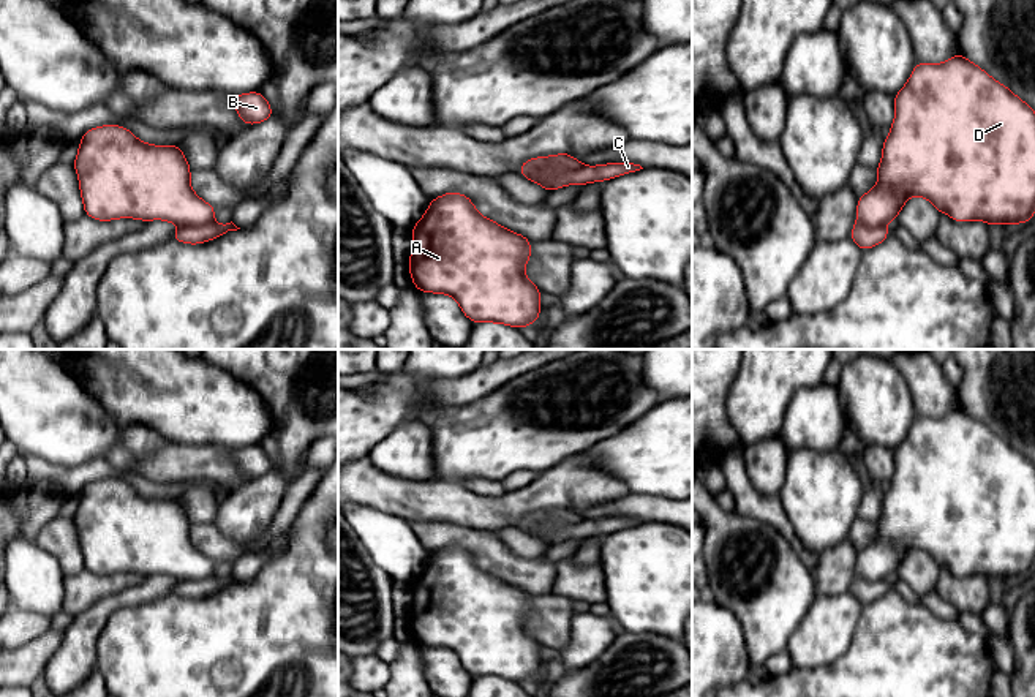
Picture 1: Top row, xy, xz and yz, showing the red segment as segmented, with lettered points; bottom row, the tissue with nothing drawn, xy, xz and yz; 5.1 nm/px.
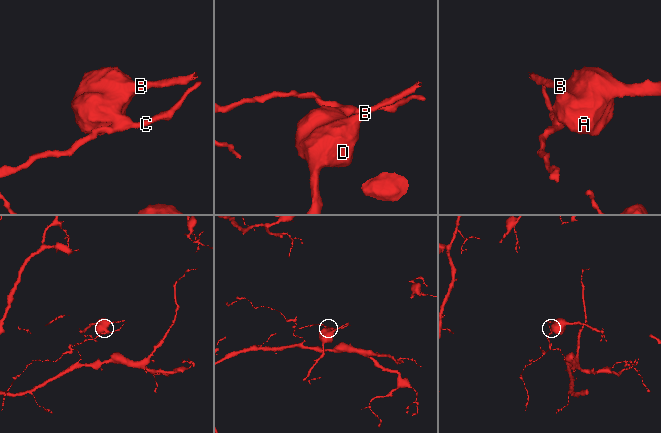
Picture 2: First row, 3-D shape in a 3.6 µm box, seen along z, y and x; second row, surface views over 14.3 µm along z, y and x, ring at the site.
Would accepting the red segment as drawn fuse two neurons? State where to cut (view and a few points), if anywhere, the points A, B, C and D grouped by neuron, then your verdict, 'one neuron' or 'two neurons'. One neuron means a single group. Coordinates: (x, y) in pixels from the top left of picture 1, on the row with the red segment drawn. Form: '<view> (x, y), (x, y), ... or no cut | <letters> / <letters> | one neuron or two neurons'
xz (582, 165), (564, 169), (555, 177), (542, 179), (538, 184) | A B D / C | two neurons

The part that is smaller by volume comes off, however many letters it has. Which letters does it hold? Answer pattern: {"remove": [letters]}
{"remove": ["A", "B", "D"]}

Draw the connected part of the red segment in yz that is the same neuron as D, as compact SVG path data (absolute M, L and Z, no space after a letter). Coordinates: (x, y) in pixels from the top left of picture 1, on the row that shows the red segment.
M961 52L954 54L943 63L916 62L907 84L893 96L894 98L894 122L890 126L890 134L883 141L882 161L875 168L879 180L877 185L863 196L858 196L856 223L877 228L888 221L898 220L902 205L912 196L926 198L939 213L947 213L956 223L980 220L986 224L1019 224L1030 223L1035 213L1035 111L1019 96L1016 96L1007 85L997 82L983 68L972 63Z

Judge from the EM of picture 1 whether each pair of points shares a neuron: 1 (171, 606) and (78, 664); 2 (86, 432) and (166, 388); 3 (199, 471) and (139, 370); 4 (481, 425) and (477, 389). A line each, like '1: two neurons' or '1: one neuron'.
1: two neurons
2: two neurons
3: two neurons
4: two neurons

